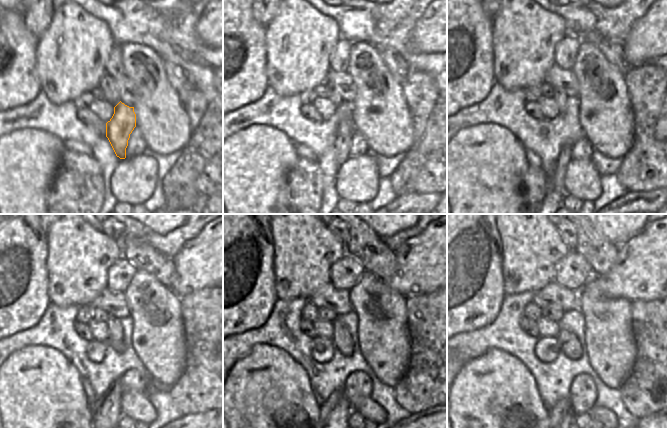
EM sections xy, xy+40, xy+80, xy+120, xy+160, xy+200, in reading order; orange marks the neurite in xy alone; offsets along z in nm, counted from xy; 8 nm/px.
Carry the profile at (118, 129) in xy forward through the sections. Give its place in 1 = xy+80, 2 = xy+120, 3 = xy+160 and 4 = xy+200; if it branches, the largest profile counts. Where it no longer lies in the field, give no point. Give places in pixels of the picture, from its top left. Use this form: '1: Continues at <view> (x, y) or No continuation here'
1: Continues at xy+80 (565, 156)
2: Continues at xy+120 (106, 412)
3: Continues at xy+160 (334, 412)
4: Continues at xy+200 (562, 416).

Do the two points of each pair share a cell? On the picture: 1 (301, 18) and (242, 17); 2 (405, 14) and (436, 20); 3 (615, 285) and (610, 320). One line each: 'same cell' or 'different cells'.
1: different cells
2: different cells
3: different cells

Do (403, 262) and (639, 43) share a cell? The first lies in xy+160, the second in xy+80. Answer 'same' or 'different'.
same

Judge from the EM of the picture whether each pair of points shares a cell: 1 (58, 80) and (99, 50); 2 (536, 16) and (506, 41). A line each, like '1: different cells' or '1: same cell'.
1: same cell
2: same cell

